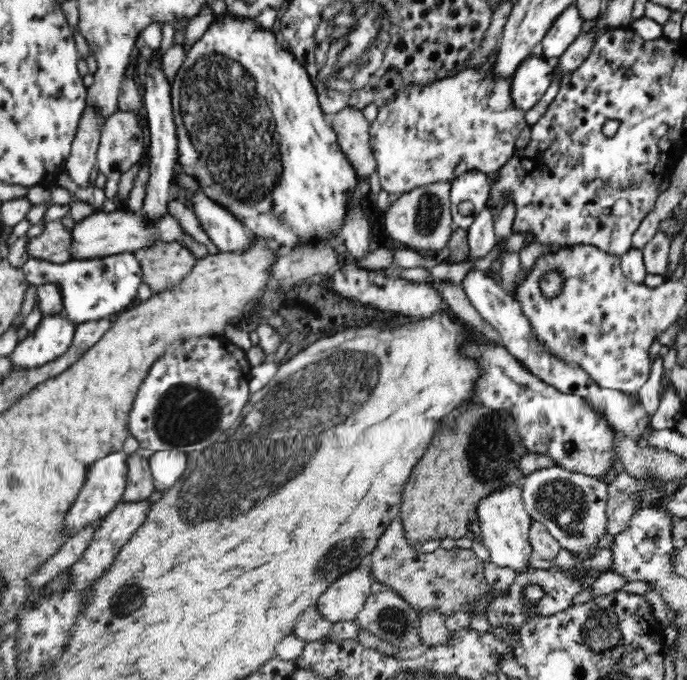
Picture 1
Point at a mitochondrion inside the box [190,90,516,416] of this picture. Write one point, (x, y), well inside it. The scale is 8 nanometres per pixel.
(428, 212)

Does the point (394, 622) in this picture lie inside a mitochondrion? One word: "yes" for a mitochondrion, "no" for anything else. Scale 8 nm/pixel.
yes

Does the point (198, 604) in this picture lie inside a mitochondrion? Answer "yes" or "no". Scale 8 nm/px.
no

